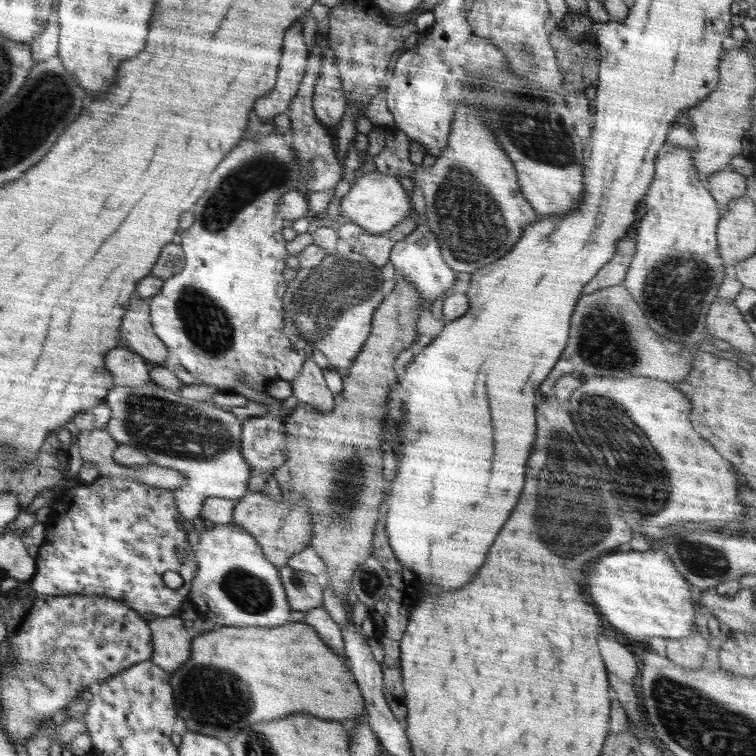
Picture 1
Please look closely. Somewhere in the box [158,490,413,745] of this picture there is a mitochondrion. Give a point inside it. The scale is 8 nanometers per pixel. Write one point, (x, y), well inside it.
(211, 697)

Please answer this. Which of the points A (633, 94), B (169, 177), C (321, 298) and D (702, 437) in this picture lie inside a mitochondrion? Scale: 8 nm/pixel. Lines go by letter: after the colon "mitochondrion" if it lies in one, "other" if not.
A: other
B: other
C: mitochondrion
D: other

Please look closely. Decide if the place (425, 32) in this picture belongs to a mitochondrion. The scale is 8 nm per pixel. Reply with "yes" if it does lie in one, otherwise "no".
no

